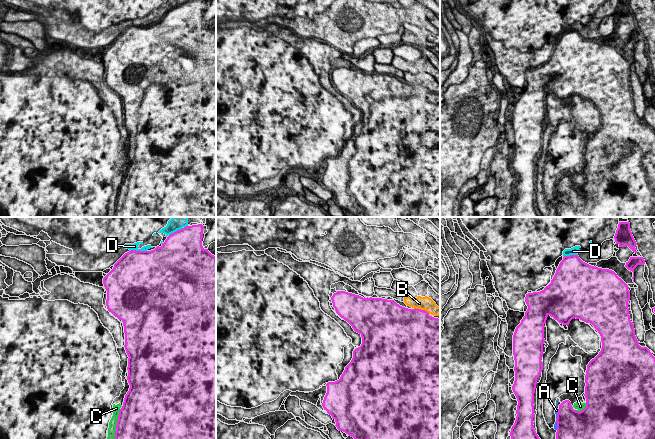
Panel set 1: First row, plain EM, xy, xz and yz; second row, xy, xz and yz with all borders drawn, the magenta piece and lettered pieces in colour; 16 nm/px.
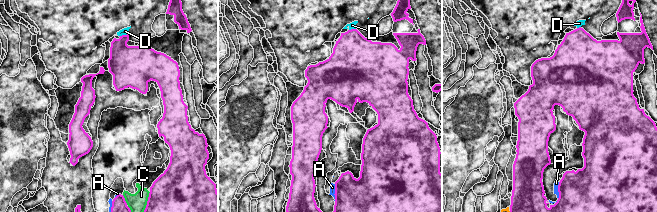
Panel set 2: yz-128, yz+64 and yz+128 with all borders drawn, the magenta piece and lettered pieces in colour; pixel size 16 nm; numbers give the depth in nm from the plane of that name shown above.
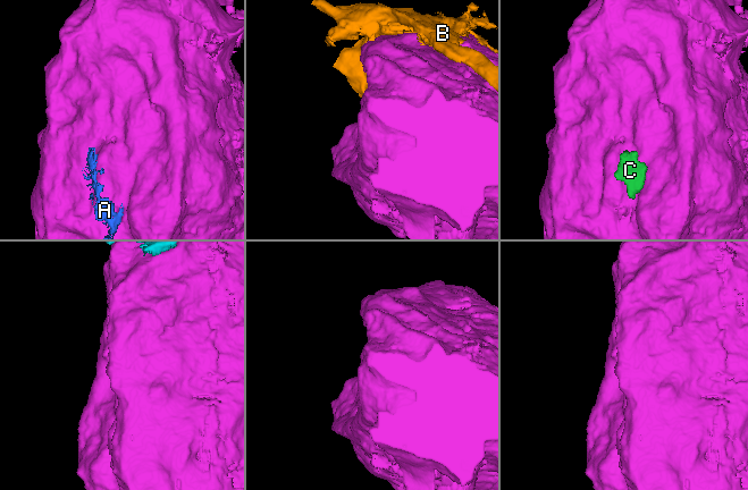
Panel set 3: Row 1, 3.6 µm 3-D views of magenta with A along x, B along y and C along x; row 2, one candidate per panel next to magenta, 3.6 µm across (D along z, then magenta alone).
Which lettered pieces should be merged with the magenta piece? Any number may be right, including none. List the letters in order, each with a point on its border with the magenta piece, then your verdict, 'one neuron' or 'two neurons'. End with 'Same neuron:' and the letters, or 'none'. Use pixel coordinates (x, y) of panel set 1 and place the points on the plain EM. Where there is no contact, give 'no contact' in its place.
A: yz (557, 190) | two neurons
B: xz (422, 86) | two neurons
C: xy (116, 201) | two neurons
D: xy (139, 26) | two neurons
Same neuron: none

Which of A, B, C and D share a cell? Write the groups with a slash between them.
A C / B / D

